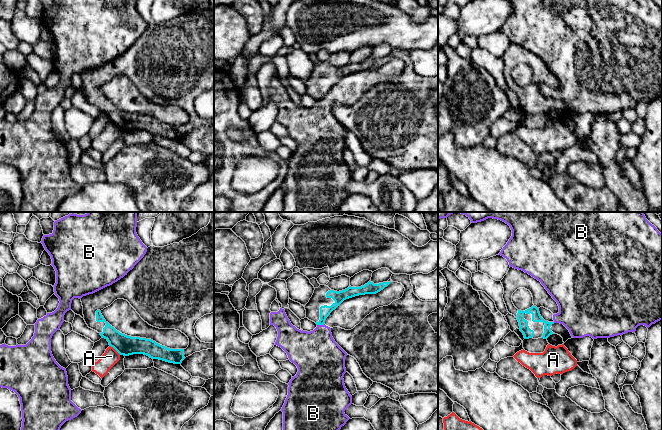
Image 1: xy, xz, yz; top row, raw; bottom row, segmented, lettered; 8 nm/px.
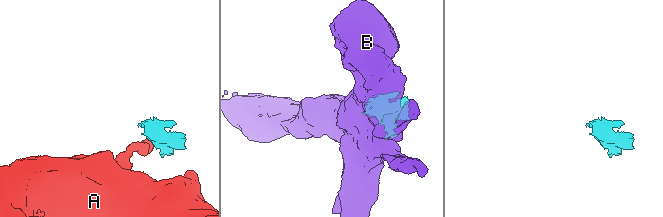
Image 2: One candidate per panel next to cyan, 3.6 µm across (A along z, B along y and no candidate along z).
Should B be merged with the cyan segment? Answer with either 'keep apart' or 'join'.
keep apart

